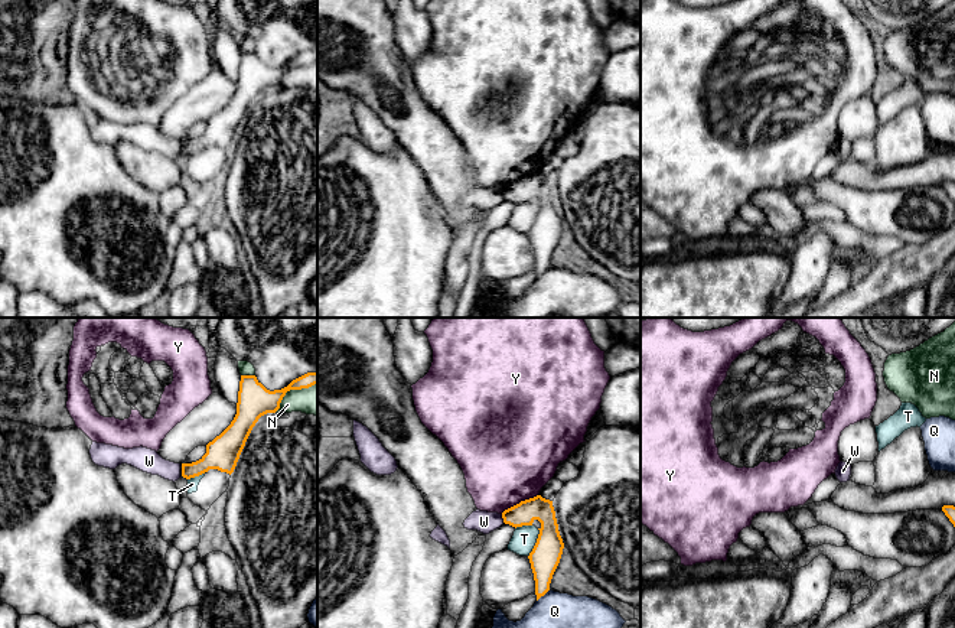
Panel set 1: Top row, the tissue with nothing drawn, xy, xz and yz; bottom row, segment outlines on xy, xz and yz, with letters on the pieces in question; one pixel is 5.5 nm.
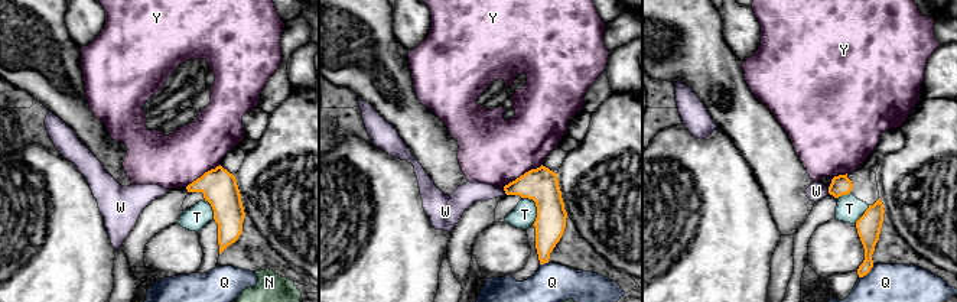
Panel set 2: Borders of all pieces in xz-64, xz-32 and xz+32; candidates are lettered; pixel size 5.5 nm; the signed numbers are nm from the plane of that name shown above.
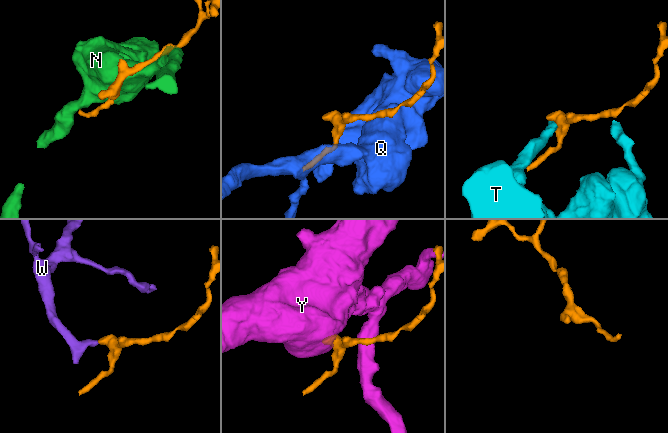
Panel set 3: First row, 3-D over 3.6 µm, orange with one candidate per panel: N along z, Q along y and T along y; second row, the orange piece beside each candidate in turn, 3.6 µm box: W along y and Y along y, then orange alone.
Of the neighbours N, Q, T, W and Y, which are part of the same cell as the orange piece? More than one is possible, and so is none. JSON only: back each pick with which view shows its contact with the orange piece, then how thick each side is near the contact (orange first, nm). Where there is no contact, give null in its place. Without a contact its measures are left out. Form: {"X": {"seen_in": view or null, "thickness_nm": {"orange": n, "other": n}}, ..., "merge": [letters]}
{"merge": []}

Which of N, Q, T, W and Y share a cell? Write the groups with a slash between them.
N / Q / T / W / Y

